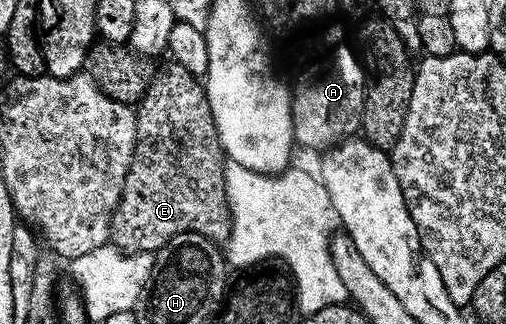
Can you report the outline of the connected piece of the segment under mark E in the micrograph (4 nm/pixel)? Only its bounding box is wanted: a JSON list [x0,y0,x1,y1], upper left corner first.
[110,63,230,254]

